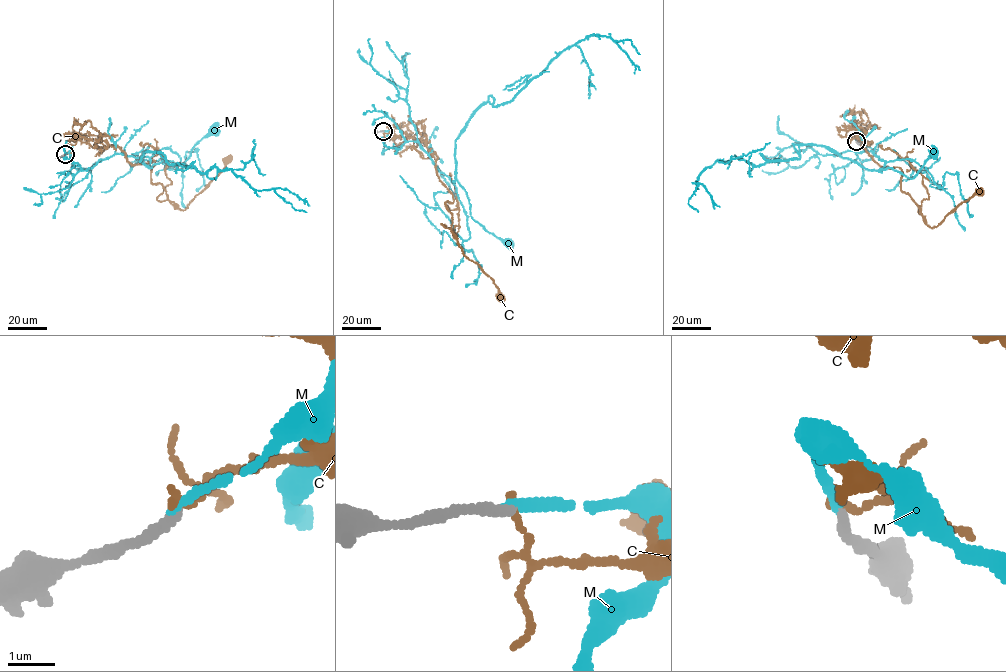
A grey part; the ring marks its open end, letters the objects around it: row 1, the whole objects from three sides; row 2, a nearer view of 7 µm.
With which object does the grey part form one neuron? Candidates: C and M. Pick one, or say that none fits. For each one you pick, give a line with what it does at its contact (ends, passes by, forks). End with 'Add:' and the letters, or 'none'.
M: it ends there
Add: M

